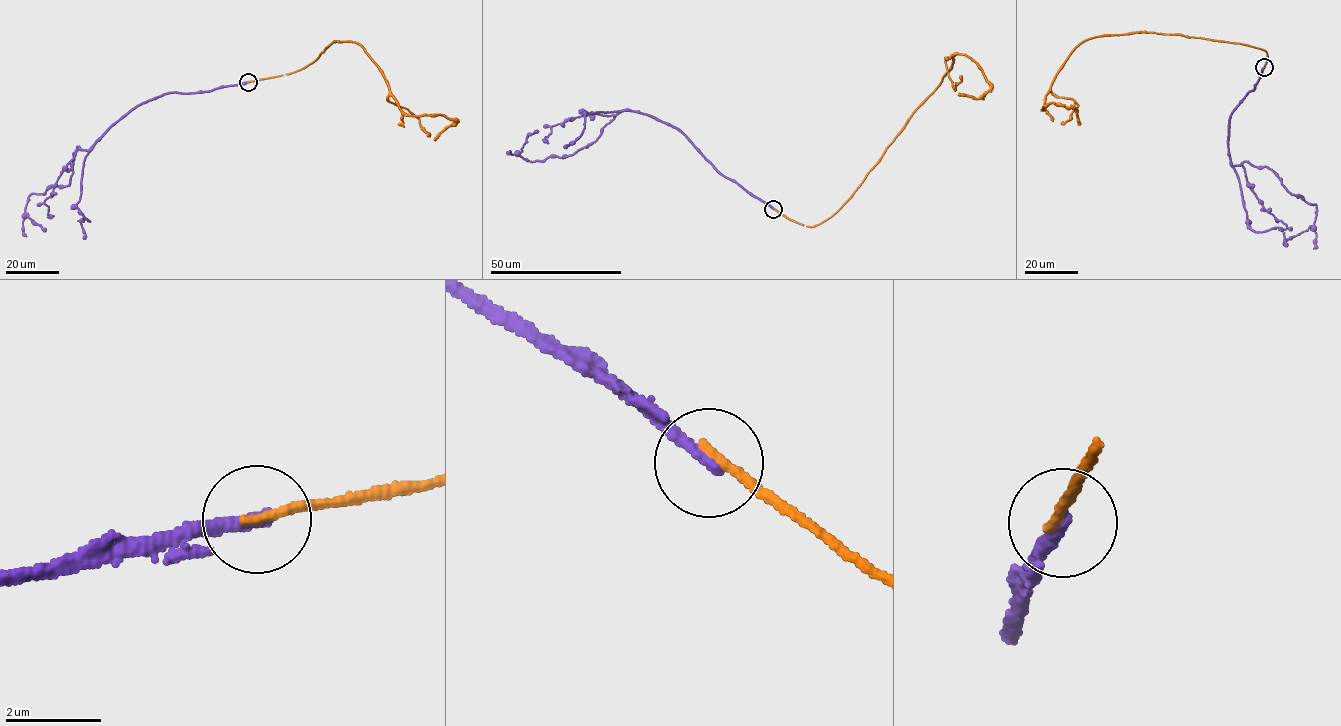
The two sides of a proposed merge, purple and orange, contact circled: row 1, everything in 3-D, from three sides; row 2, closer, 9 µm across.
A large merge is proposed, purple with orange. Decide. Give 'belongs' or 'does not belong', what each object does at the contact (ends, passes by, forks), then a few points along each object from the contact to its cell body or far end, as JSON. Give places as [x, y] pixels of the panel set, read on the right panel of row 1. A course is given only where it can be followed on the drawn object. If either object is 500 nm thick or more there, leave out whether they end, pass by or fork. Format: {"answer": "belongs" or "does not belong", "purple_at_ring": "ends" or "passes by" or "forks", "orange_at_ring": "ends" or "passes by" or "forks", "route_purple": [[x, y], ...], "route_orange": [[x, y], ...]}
{"answer": "does not belong", "purple_at_ring": "ends", "orange_at_ring": "ends", "route_purple": [[1264, 67], [1234, 109], [1227, 142], [1232, 165], [1266, 166], [1291, 194], [1316, 204], [1314, 225], [1285, 244]], "route_orange": [[1264, 67], [1266, 51], [1240, 43], [1133, 32], [1091, 38], [1071, 53], [1041, 109], [1073, 108], [1079, 125]]}

